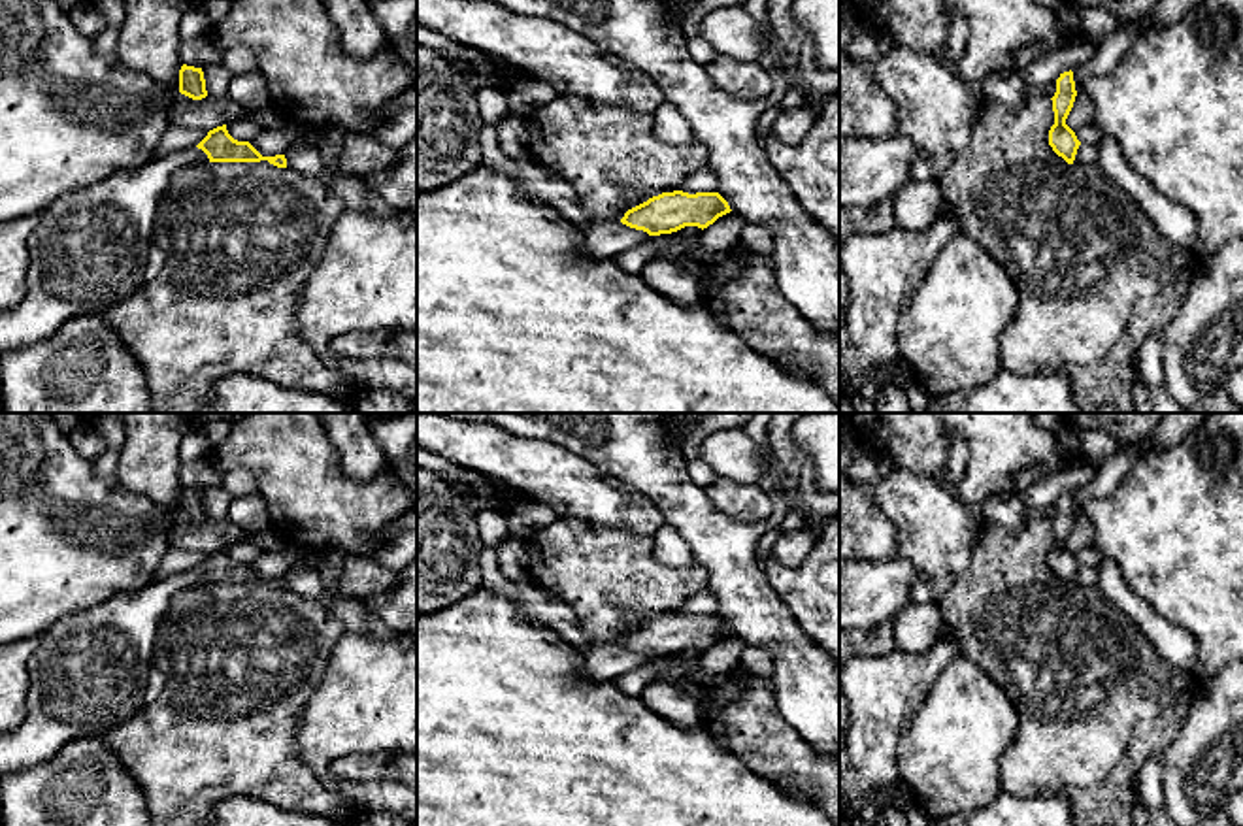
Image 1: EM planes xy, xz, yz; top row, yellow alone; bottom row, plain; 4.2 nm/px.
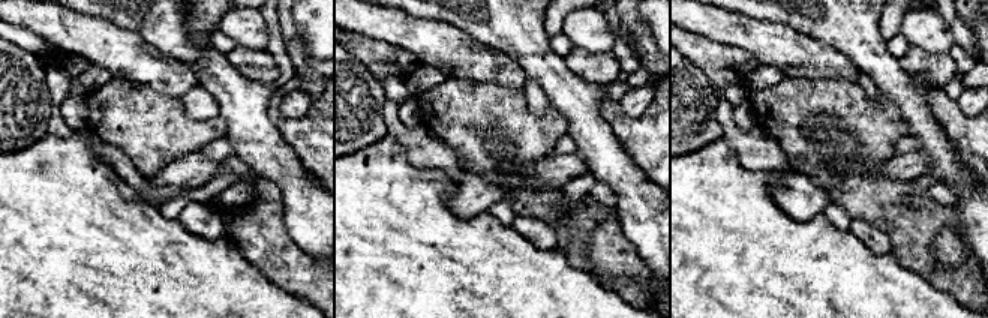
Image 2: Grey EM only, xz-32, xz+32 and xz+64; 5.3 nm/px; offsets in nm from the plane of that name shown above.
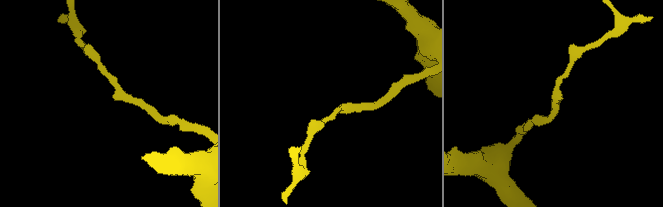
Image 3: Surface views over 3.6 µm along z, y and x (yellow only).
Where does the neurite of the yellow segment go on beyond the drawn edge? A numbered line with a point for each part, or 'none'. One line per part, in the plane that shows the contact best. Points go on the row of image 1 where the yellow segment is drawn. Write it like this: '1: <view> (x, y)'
1: xz (602, 238)

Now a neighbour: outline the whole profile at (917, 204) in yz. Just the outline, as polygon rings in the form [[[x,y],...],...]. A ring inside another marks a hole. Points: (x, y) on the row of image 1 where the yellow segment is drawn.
[[[907,181],[894,196],[896,226],[919,232],[945,211],[937,181]]]

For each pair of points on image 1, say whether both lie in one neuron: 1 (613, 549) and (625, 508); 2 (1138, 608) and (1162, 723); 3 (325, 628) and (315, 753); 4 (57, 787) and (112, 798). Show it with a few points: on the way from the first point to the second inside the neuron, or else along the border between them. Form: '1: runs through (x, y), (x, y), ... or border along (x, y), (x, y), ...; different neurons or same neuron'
1: border along (576, 519), (651, 536); different neurons
2: border along (1111, 604), (1140, 628), (1162, 657), (1176, 664); different neurons
3: border along (338, 638), (317, 689), (297, 717); different neurons
4: runs through (70, 798), (99, 798); same neuron

